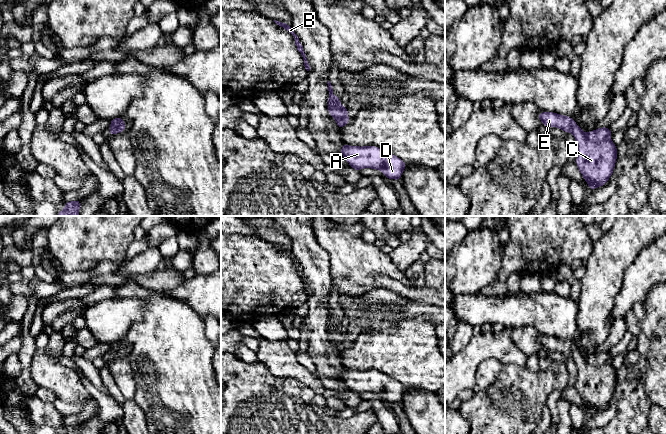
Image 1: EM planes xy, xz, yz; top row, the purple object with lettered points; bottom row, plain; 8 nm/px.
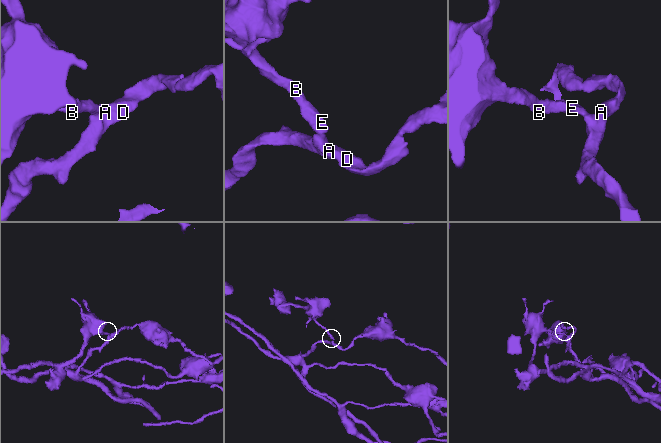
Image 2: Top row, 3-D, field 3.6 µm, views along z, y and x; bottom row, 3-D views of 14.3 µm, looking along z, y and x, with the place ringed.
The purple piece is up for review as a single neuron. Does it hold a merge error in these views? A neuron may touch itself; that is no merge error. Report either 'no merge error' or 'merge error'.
no merge error

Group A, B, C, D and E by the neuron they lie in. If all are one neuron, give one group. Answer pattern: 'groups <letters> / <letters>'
groups A B C D E

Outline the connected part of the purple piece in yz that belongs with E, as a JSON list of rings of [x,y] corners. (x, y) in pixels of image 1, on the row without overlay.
[[[539,336],[538,342],[548,352],[557,351],[573,358],[577,366],[576,389],[588,407],[589,415],[608,406],[617,384],[617,370],[610,363],[613,356],[609,351],[584,357],[570,340]]]

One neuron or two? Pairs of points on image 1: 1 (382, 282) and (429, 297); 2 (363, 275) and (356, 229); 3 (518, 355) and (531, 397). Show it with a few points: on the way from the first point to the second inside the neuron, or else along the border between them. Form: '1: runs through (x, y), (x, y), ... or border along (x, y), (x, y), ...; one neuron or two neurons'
1: runs through (394, 285), (408, 292), (417, 293); one neuron
2: border along (336, 226), (360, 237); two neurons
3: border along (503, 364), (516, 364), (524, 367); two neurons

